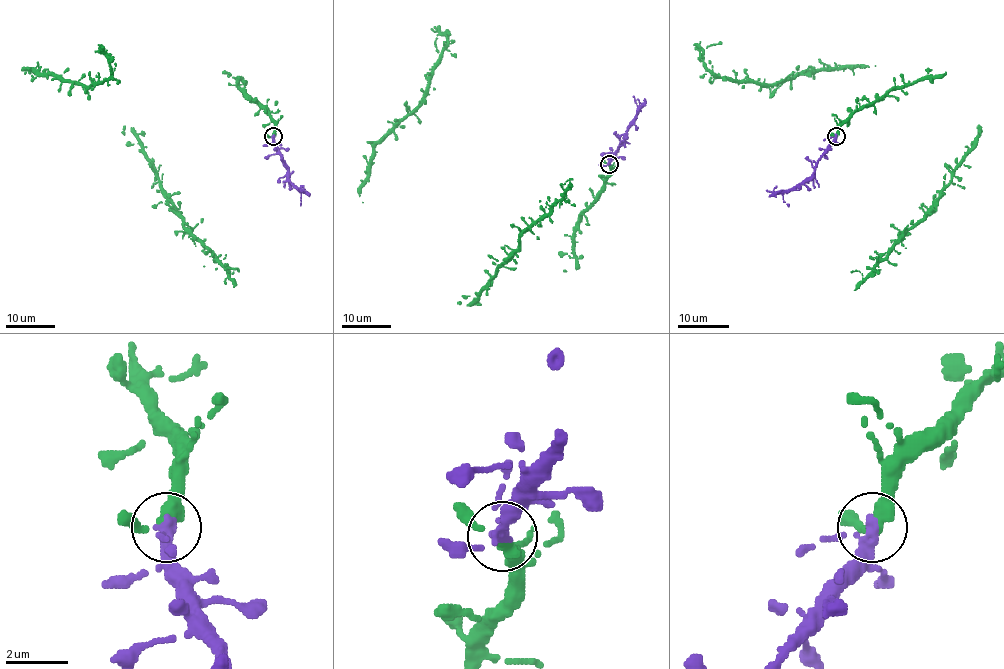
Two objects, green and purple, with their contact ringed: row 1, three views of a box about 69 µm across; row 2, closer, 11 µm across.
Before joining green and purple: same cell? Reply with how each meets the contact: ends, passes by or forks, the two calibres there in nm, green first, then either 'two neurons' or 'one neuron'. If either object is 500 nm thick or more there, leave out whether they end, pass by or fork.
green passes by; purple passes by; 320 nm thick on the green side, 320 nm on the other; one neuron

